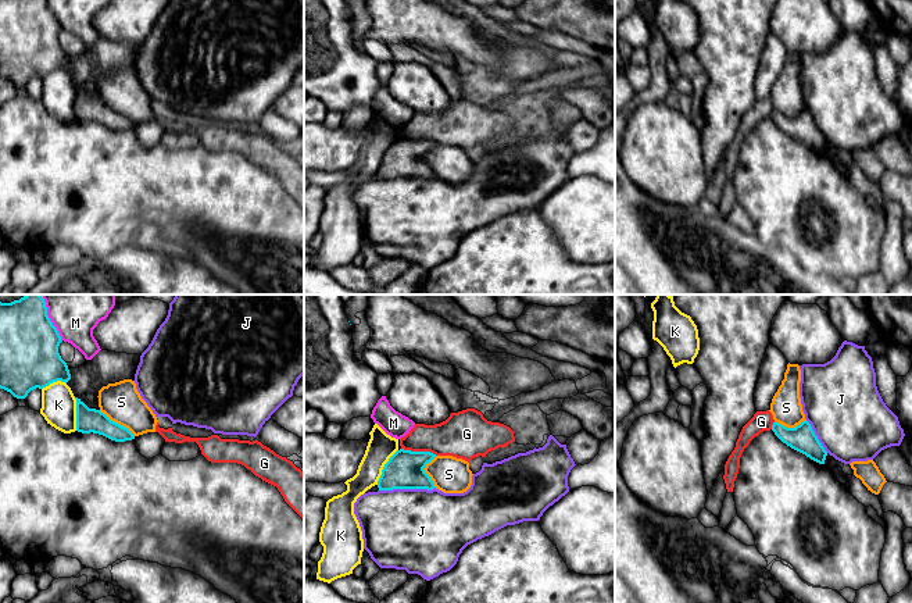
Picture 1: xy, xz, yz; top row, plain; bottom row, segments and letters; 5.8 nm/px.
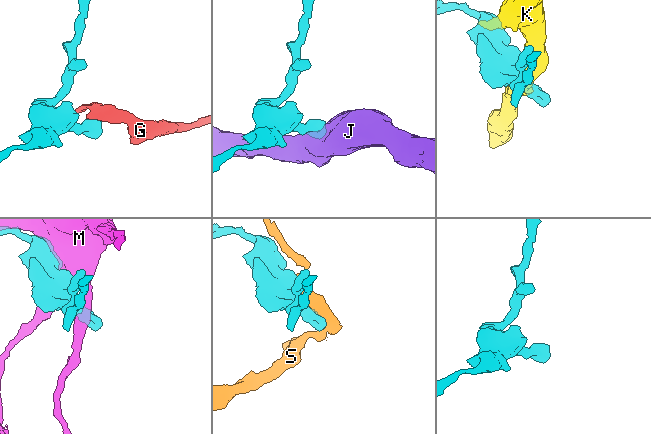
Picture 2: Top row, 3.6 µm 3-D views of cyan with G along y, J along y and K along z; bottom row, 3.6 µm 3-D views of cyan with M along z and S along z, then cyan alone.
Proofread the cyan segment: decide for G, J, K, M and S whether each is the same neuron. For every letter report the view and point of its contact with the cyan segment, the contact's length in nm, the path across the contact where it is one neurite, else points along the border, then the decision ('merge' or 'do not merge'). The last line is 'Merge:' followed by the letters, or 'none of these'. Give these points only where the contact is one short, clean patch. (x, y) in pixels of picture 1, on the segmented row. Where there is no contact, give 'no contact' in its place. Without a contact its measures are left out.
G: contact xz (419, 452); length 220 nm; border xz (401, 448), (436, 455); do not merge
J: contact xz (407, 488); length 320 nm; border xz (435, 486), (431, 489), (379, 491); do not merge
K: contact xz (383, 467); length 240 nm; border xz (397, 449), (385, 464), (376, 484); do not merge
M: contact xy (49, 318); length 280 nm; do not merge
S: contact xy (115, 423); length 260 nm; do not merge
Merge: none of these

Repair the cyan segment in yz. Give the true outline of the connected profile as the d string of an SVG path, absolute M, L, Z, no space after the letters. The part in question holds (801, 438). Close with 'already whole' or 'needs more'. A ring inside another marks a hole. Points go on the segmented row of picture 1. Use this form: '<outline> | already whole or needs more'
M805 420L795 428L787 428L779 422L773 422L775 435L791 449L805 454L811 460L825 464L827 452L815 435L811 424Z | already whole

